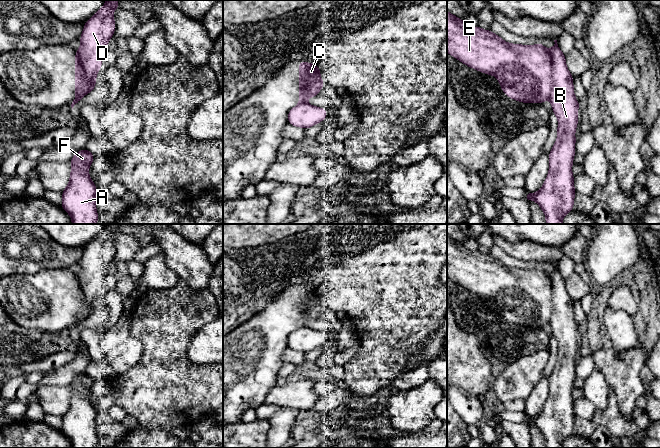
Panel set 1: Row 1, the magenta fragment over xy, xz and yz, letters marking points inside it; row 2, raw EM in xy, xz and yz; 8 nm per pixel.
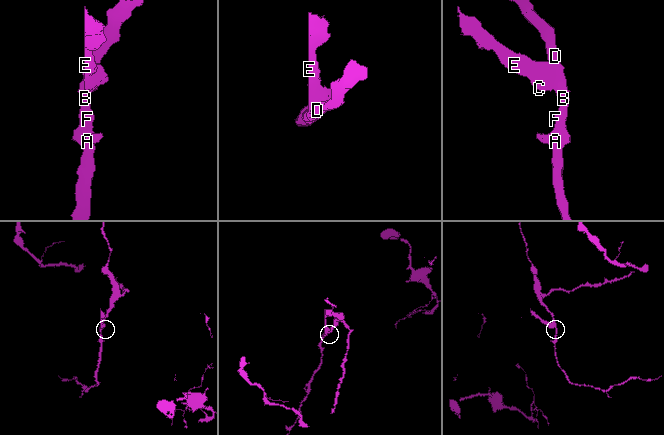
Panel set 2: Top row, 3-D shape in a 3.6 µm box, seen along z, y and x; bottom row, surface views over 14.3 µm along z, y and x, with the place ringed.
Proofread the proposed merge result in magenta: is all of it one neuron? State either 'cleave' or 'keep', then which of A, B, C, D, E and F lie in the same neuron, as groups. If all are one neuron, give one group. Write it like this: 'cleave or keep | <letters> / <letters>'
cleave | A B D F / C E

